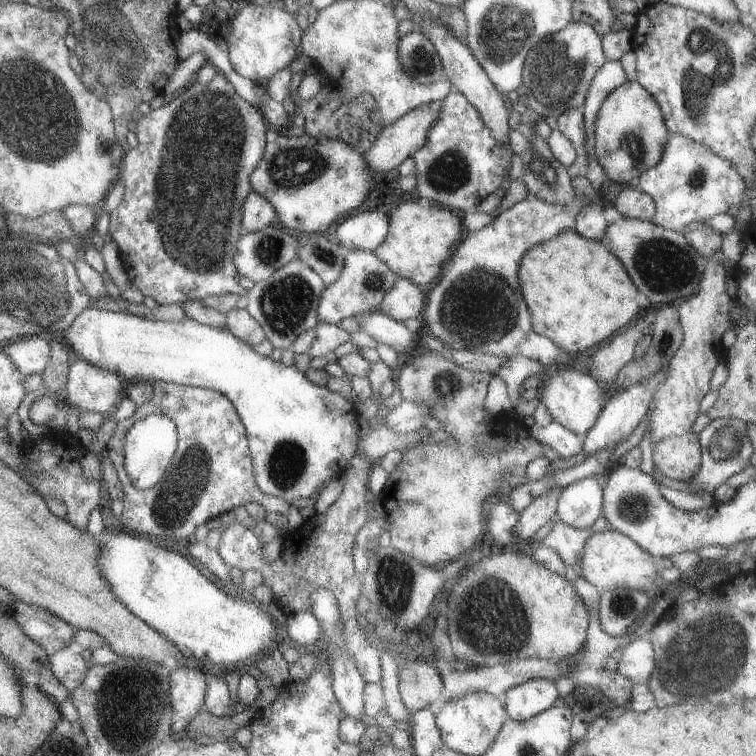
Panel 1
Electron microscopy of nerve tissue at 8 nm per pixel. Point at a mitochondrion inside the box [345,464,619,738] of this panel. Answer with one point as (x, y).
(511, 624)

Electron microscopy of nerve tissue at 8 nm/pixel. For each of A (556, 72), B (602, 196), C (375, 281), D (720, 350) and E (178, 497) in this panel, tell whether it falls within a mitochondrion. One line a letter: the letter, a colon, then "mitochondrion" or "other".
A: mitochondrion
B: other
C: mitochondrion
D: other
E: mitochondrion

